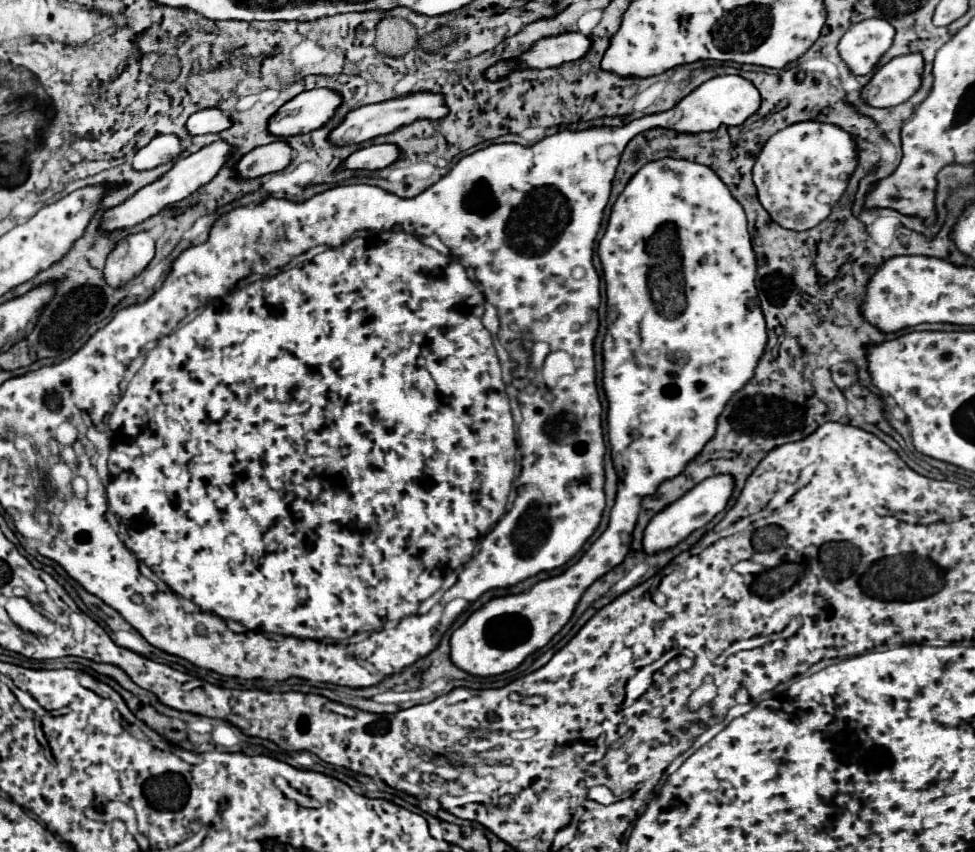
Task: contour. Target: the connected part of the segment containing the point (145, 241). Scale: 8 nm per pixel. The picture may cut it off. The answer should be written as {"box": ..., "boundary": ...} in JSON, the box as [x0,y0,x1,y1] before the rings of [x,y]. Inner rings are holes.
{"box":[104,232,154,288],"boundary":[[[148,232],[130,234],[116,244],[110,252],[104,268],[104,278],[110,288],[122,288],[134,280],[152,260],[154,240]]]}

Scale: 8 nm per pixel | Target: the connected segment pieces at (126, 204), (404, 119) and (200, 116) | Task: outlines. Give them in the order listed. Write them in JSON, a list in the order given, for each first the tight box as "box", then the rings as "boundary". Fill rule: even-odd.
[{"box":[102,140,232,234],"boundary":[[[218,140],[218,142],[210,144],[210,146],[204,146],[196,154],[190,154],[186,158],[178,158],[176,164],[164,176],[160,176],[156,182],[140,188],[136,194],[132,194],[122,204],[106,210],[104,218],[102,218],[102,232],[108,234],[108,232],[116,232],[116,230],[126,230],[126,228],[138,226],[146,218],[158,214],[168,204],[174,204],[174,202],[180,202],[184,198],[188,198],[192,192],[196,192],[200,186],[208,184],[216,176],[216,172],[220,170],[220,166],[228,160],[230,152],[232,152],[232,148],[226,142]]]},{"box":[328,92,446,146],"boundary":[[[430,92],[410,94],[410,96],[404,96],[404,98],[394,98],[394,100],[368,104],[368,106],[350,110],[348,116],[344,116],[344,120],[334,130],[330,130],[328,140],[332,144],[338,144],[338,146],[360,144],[360,142],[372,140],[372,138],[376,138],[380,134],[390,134],[390,132],[398,130],[400,126],[410,124],[414,120],[420,120],[420,118],[436,120],[436,118],[442,118],[442,116],[446,116],[446,104],[444,104],[444,98],[440,94],[430,94]]]},{"box":[186,108,230,136],"boundary":[[[214,108],[208,110],[200,110],[196,114],[192,114],[186,122],[186,130],[190,132],[190,136],[198,136],[198,134],[210,134],[210,132],[222,132],[230,126],[230,120]]]}]

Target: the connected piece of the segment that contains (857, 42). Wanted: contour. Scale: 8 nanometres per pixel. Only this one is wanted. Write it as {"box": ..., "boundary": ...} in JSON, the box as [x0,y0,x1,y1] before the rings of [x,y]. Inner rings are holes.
{"box":[838,18,894,74],"boundary":[[[870,18],[850,26],[838,44],[842,60],[854,74],[868,74],[890,48],[894,28],[886,20]]]}

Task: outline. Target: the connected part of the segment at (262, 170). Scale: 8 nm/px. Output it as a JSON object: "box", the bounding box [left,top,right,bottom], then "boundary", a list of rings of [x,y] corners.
{"box":[232,140,292,180],"boundary":[[[276,140],[272,144],[258,146],[258,148],[250,150],[248,154],[244,154],[232,166],[232,170],[236,172],[238,178],[252,180],[252,178],[260,178],[264,174],[284,170],[290,164],[290,160],[292,160],[290,146],[284,140]]]}

